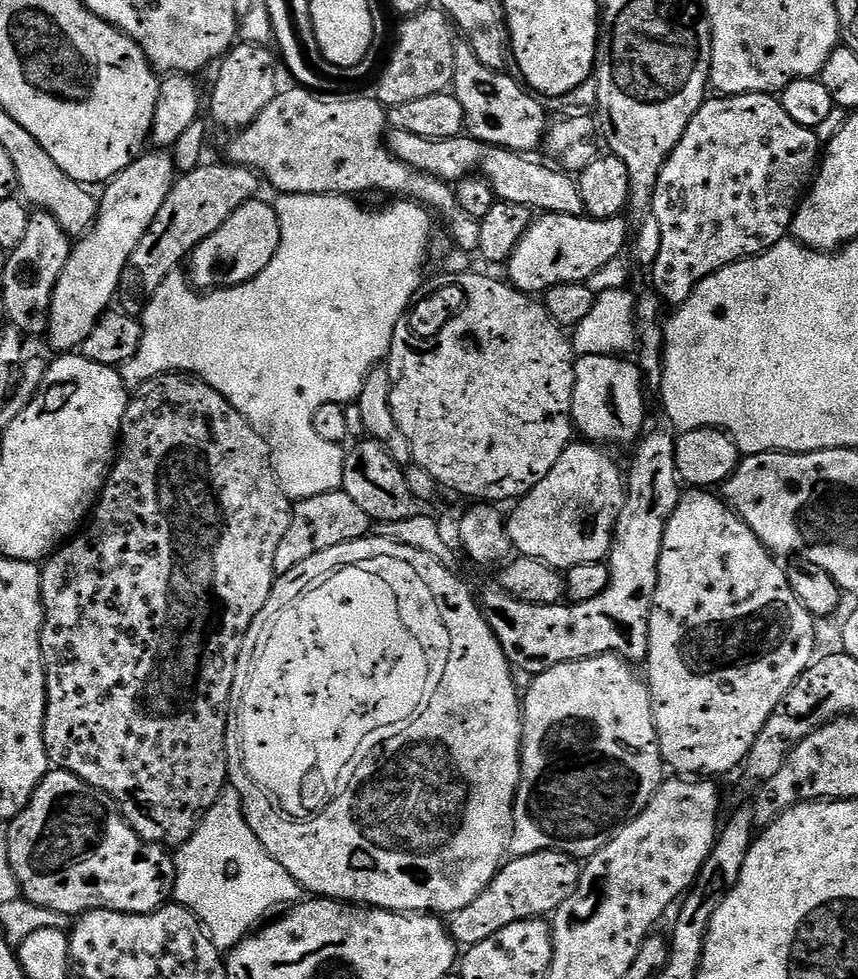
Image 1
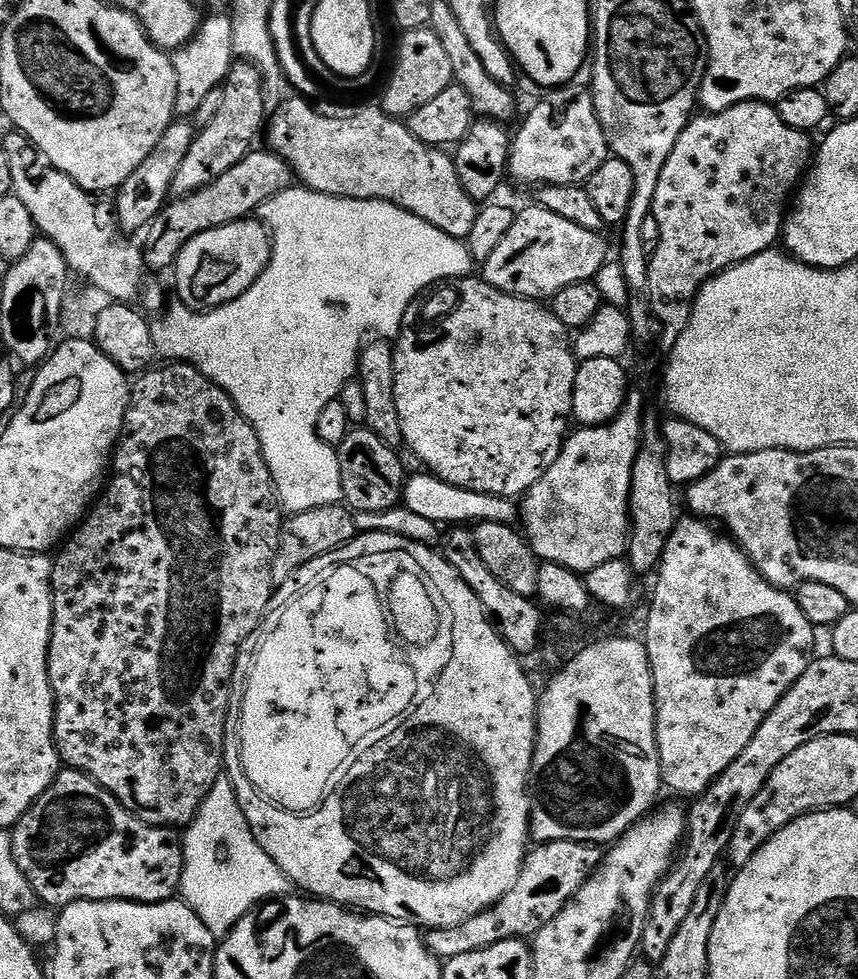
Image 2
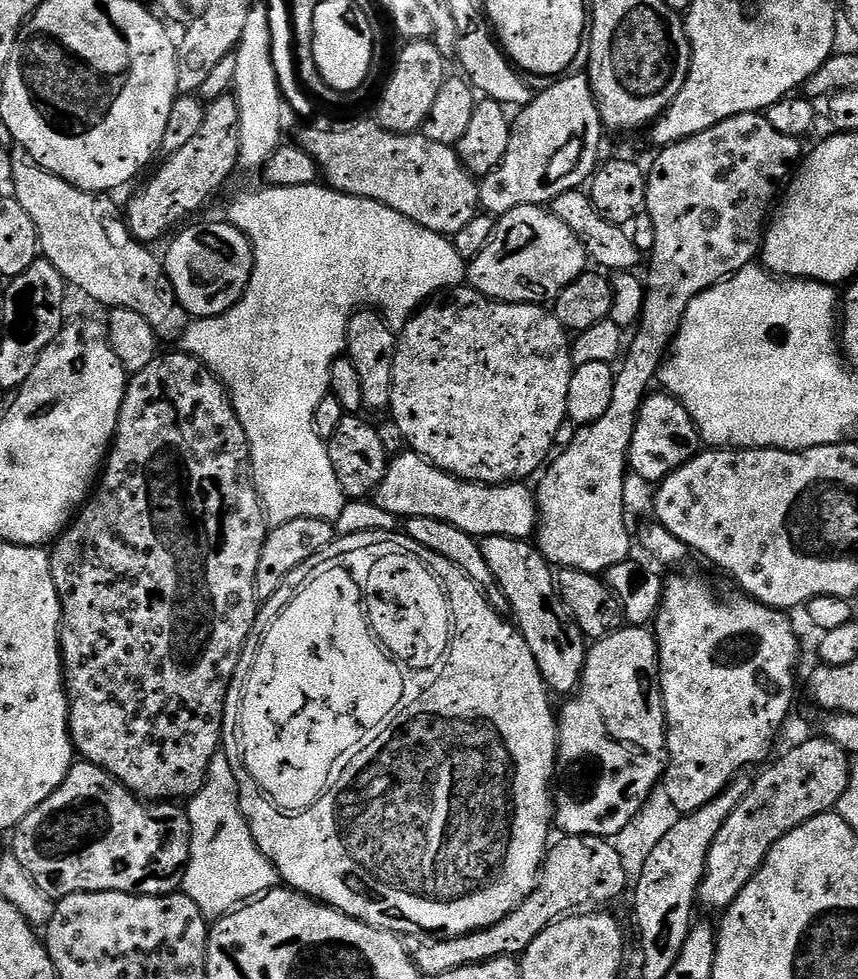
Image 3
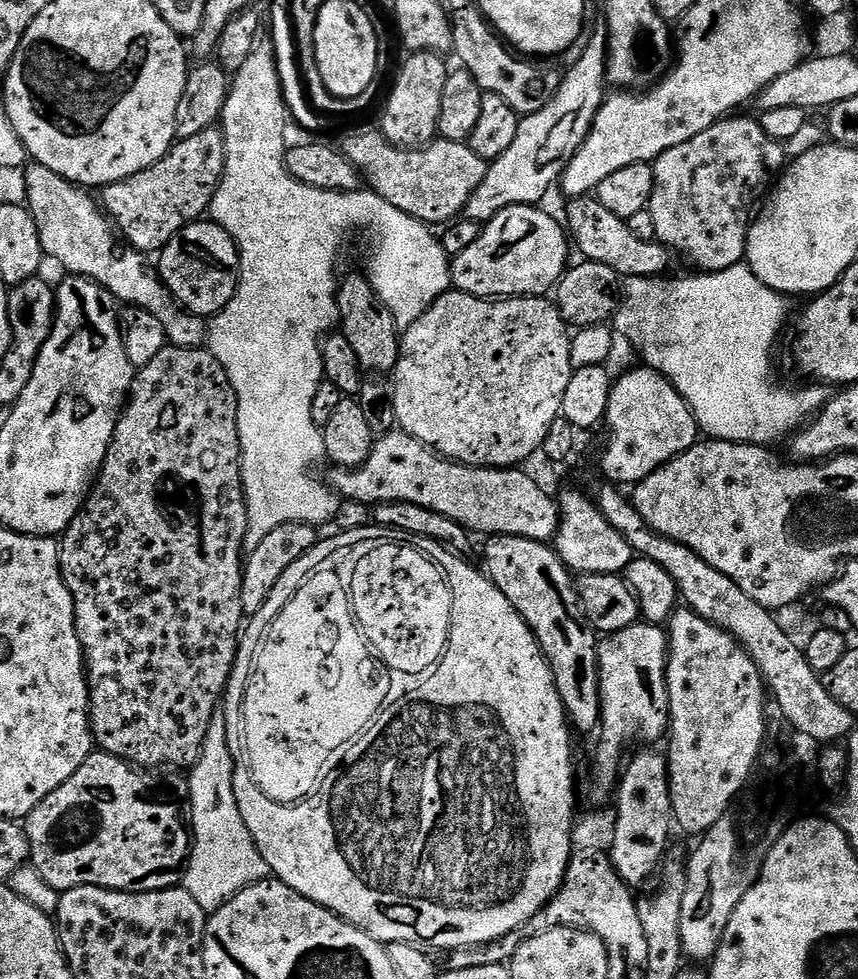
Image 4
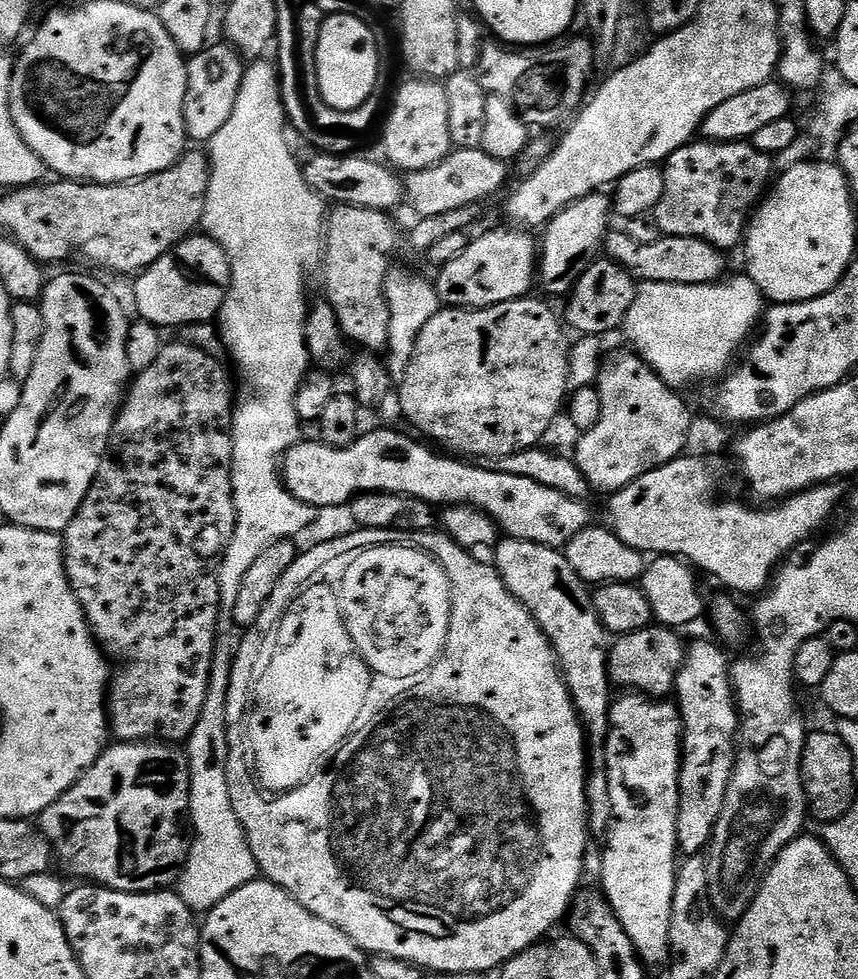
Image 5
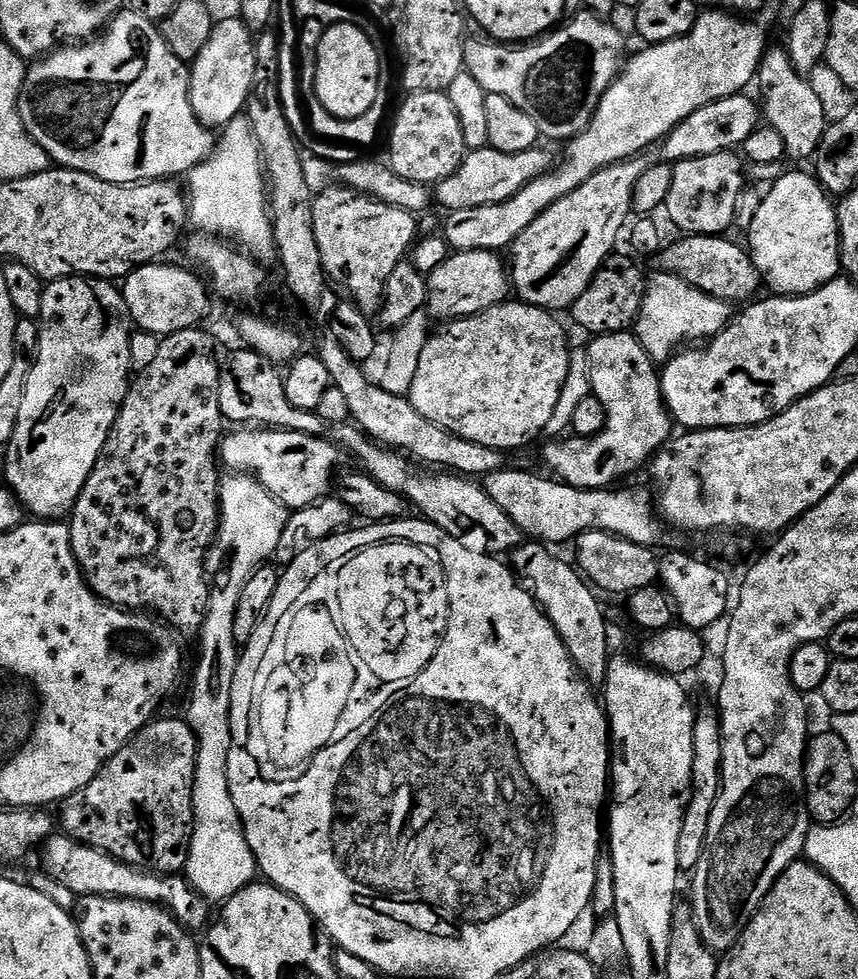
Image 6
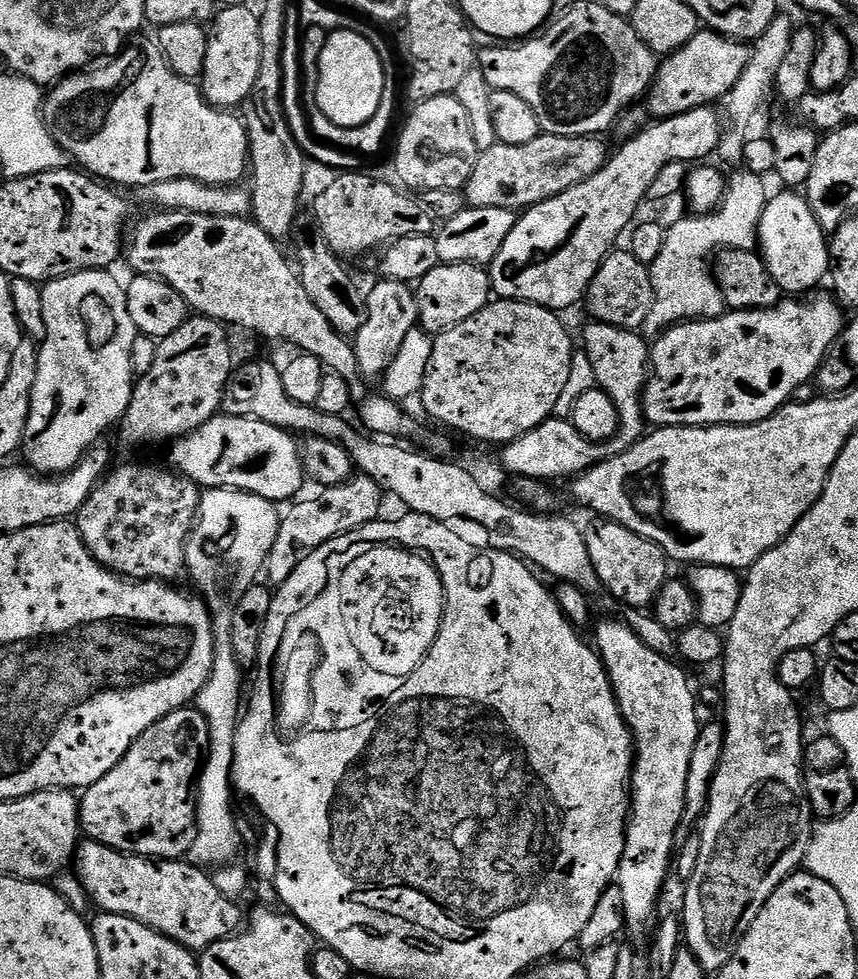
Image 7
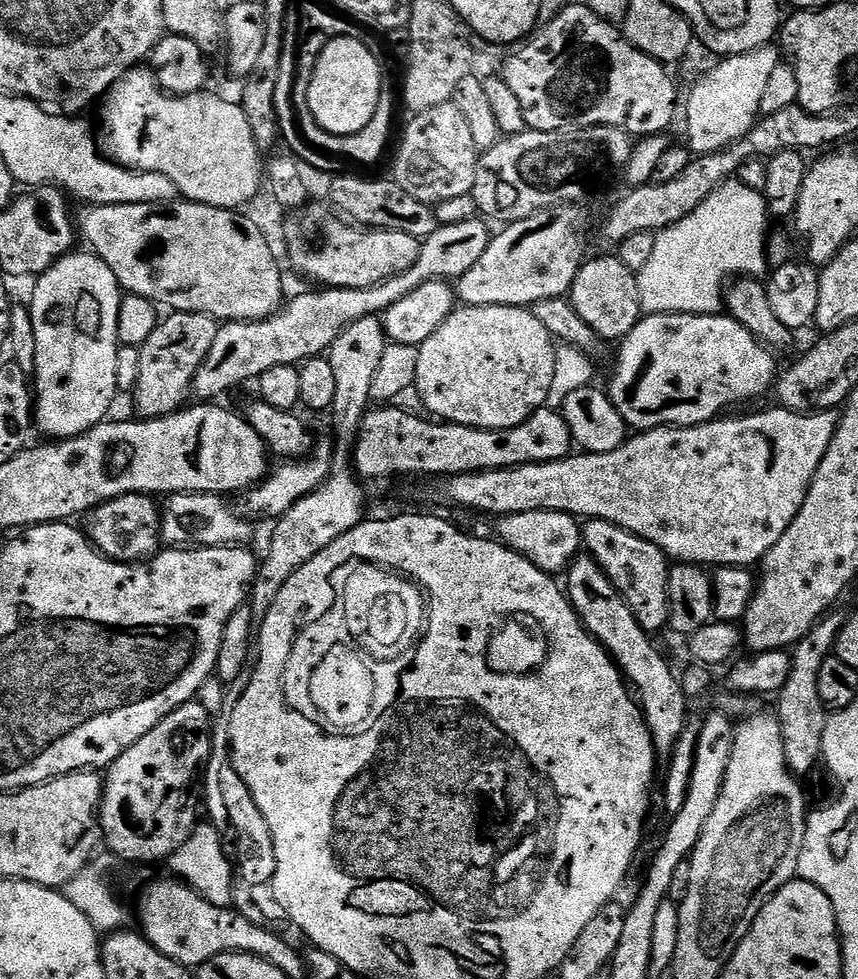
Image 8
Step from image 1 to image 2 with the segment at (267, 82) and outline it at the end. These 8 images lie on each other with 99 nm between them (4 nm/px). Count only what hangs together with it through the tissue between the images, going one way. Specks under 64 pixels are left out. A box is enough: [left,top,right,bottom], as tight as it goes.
[171,63,266,197]

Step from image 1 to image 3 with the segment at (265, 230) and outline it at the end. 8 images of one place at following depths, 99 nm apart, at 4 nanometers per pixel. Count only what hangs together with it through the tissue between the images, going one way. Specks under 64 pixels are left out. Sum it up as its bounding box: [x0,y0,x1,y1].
[162,223,252,317]

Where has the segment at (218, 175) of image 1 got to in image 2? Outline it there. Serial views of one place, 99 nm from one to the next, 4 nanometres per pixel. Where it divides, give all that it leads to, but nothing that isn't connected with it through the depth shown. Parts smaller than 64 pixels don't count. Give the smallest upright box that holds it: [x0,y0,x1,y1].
[142,151,293,269]

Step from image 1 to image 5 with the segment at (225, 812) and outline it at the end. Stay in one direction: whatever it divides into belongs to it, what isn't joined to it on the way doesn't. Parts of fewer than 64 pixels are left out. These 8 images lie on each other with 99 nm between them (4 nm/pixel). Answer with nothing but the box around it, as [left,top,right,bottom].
[178,614,258,914]

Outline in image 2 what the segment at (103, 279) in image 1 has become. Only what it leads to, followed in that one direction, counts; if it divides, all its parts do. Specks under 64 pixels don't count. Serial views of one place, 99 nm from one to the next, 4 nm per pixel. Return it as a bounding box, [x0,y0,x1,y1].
[115,119,197,234]

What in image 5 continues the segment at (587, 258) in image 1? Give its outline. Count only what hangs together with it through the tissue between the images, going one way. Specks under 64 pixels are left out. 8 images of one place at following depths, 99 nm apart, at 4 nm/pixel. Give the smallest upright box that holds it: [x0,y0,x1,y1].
[434,226,538,308]

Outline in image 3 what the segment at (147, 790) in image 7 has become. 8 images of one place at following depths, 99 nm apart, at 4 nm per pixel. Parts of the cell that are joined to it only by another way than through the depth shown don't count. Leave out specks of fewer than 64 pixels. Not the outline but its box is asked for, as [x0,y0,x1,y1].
[11,762,192,898]

